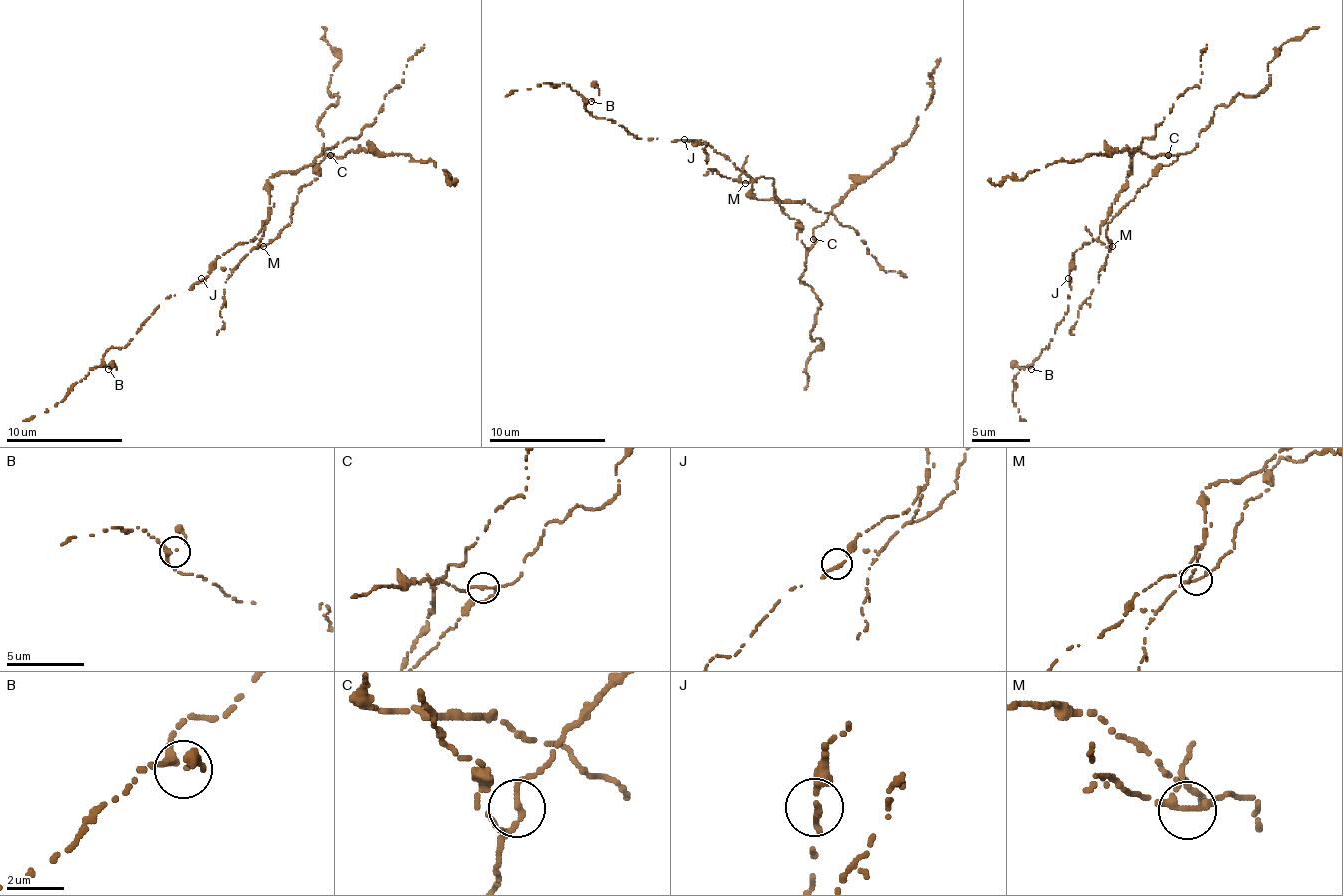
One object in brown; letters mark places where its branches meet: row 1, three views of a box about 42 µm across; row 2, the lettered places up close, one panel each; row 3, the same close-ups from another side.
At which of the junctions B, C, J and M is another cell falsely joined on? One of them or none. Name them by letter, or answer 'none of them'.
none of them

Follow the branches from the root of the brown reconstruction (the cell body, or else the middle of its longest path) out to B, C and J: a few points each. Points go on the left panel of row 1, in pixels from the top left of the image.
B: (271, 240), (257, 246), (254, 237), (228, 249), (190, 290), (158, 304), (123, 348), (105, 354), (108, 369)
C: (271, 240), (292, 223), (292, 205), (301, 188), (318, 176), (315, 164), (330, 156)
J: (271, 240), (263, 246), (257, 246), (260, 240), (257, 237), (248, 243), (236, 243), (201, 278)

